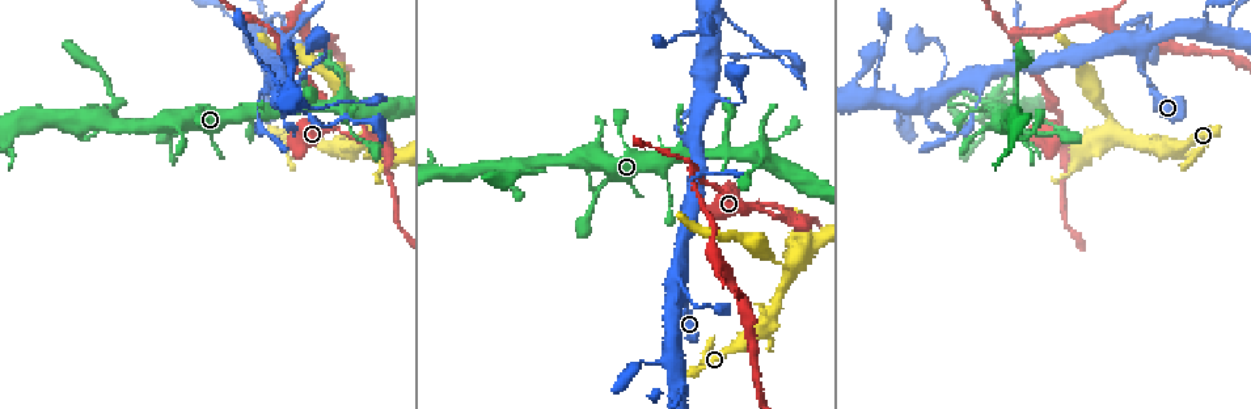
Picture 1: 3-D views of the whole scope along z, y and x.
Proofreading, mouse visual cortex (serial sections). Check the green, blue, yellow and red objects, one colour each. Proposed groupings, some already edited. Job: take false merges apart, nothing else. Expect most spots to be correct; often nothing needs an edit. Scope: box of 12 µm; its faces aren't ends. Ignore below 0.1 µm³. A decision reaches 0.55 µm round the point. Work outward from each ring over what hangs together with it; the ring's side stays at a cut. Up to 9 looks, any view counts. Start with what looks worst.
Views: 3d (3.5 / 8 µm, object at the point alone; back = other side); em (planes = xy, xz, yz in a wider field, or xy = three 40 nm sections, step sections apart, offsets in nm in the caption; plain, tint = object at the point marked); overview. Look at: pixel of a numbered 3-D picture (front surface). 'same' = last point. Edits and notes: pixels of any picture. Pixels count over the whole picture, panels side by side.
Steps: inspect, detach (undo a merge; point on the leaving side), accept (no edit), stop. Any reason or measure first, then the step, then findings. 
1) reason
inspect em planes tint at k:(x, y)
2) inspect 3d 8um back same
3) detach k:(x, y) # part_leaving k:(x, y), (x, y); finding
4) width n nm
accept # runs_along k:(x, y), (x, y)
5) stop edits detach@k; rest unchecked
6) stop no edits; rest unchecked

two arms in line, one across
inspect 3d 3.5um back at 1:(784, 210)

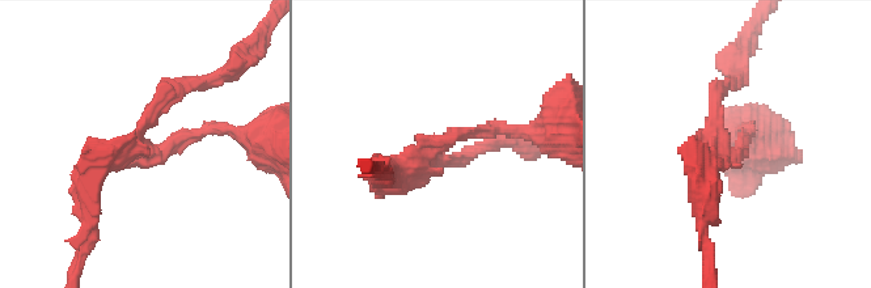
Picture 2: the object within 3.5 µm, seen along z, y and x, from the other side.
arms 3; arm_widths 100, 200, 300 nm; need the tissue
inspect em xy step 5 tint at 2:(142, 148)

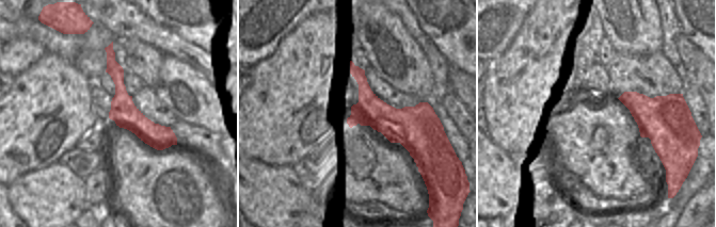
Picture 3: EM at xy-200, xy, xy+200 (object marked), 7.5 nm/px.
accept # runs_along 3:(110, 48), (122, 104), (174, 142); continuous, no second cell

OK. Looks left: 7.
sharp bend
inspect em xy step 3 tint at 1:(679, 295)

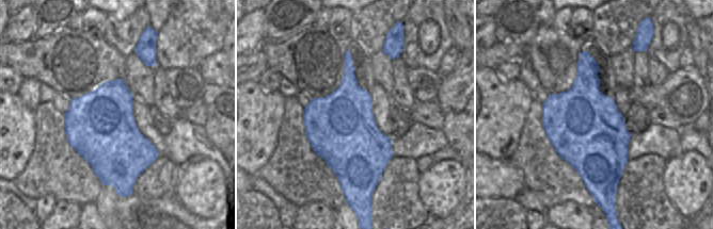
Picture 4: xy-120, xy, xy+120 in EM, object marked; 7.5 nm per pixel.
inspect 3d 3.5um same

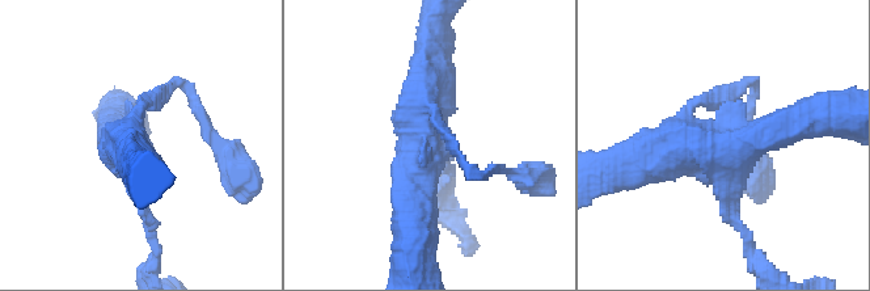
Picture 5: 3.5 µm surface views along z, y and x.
accept # runs_along 5:(748, 243), (714, 154), (650, 161); continuous, no second cell

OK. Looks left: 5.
small branch off a trunk
inspect 3d 8um at 1:(902, 107)

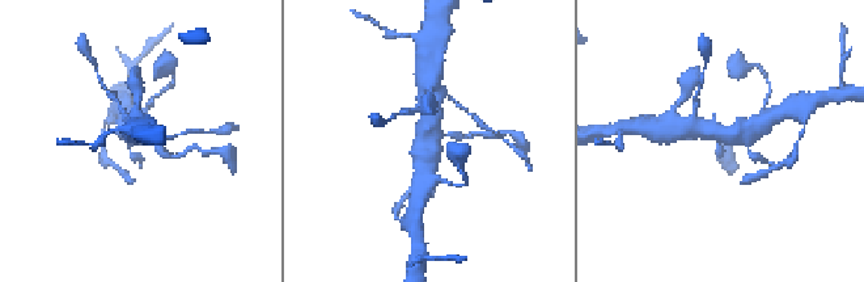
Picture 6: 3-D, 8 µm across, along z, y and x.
arms 3; arm_widths 200, 500, 600 nm; need the tissue
inspect em planes tint at 6:(427, 137)

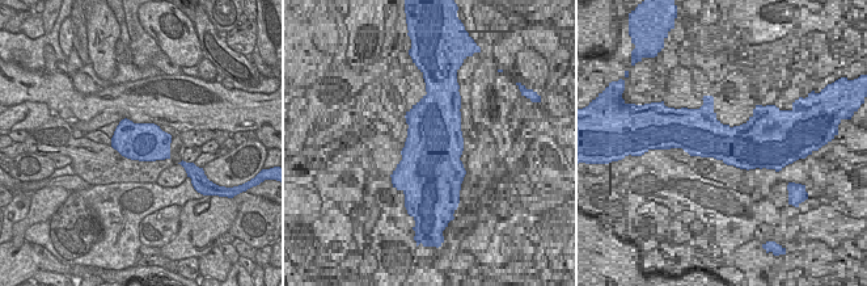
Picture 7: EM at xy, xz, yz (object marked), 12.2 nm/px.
accept # continuous, no second cell

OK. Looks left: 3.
calibre changes
inspect 3d 8um at 1:(336, 107)

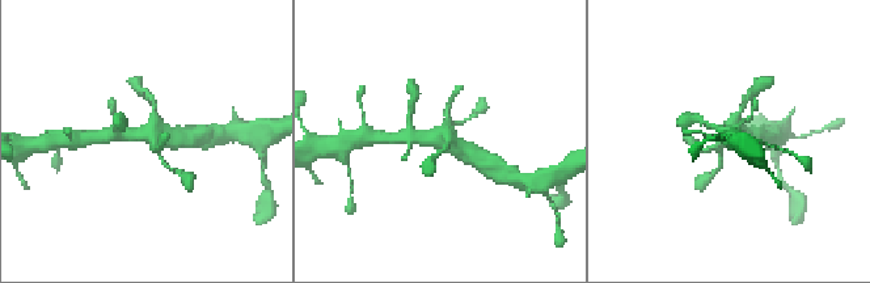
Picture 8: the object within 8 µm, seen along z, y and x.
zoom in
inspect 3d 3.5um at 8:(442, 140)

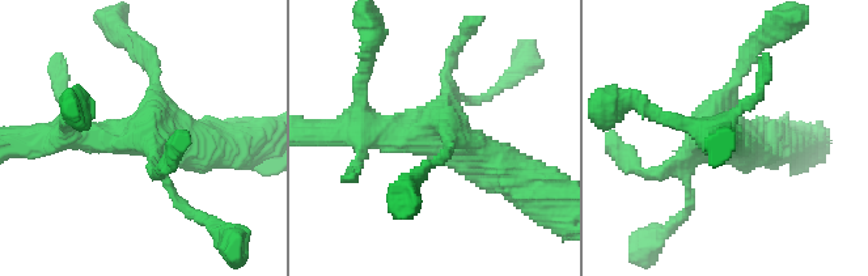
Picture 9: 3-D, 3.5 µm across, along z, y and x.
now the EM
inspect em planes tint at 9:(434, 135)

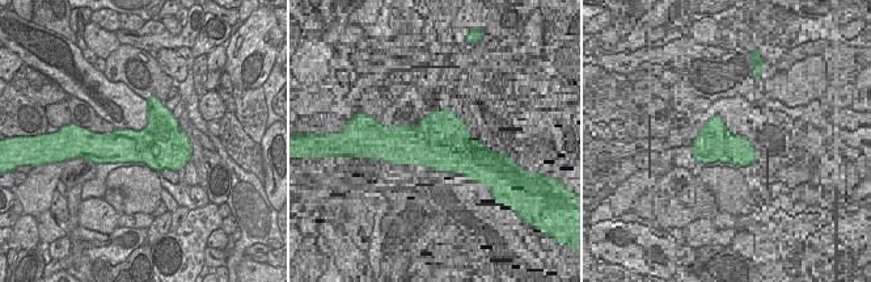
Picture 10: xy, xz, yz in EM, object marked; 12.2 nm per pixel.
accept # runs_along 9:(343, 131), (448, 135), (512, 172); one cell here

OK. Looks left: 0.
stop no edits; rest unchecked

